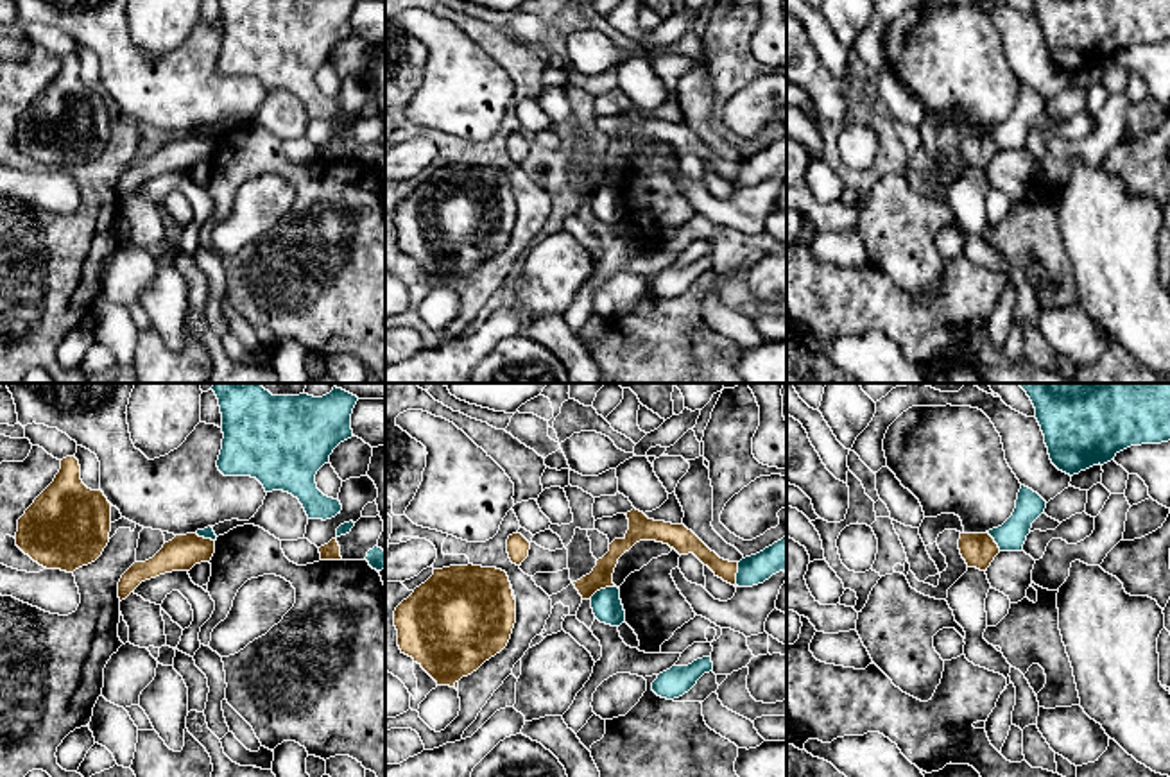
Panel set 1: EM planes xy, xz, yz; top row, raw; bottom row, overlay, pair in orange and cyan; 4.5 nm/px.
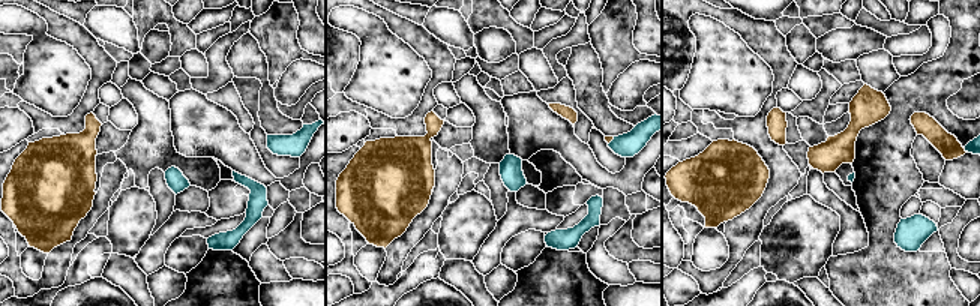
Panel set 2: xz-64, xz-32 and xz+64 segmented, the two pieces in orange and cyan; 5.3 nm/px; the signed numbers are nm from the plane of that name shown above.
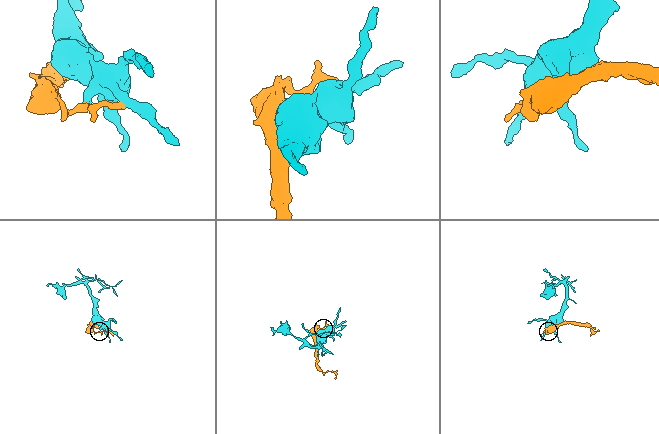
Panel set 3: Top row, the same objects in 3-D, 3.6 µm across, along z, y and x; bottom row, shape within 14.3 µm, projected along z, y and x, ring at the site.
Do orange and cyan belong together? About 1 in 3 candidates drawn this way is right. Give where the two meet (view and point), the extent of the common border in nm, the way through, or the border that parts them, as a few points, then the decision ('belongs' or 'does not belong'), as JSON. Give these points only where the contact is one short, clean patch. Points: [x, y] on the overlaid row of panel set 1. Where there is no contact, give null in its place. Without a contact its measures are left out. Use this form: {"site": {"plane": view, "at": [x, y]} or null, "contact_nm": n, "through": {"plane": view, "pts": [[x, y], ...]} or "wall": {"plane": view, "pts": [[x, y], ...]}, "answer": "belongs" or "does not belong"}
{"site": {"plane": "xz", "at": [602, 588]}, "contact_nm": 130, "answer": "does not belong"}

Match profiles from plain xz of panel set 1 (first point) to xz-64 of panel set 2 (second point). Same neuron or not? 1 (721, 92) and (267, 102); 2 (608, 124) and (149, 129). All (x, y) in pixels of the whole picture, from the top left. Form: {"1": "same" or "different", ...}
{"1": "different", "2": "different"}

